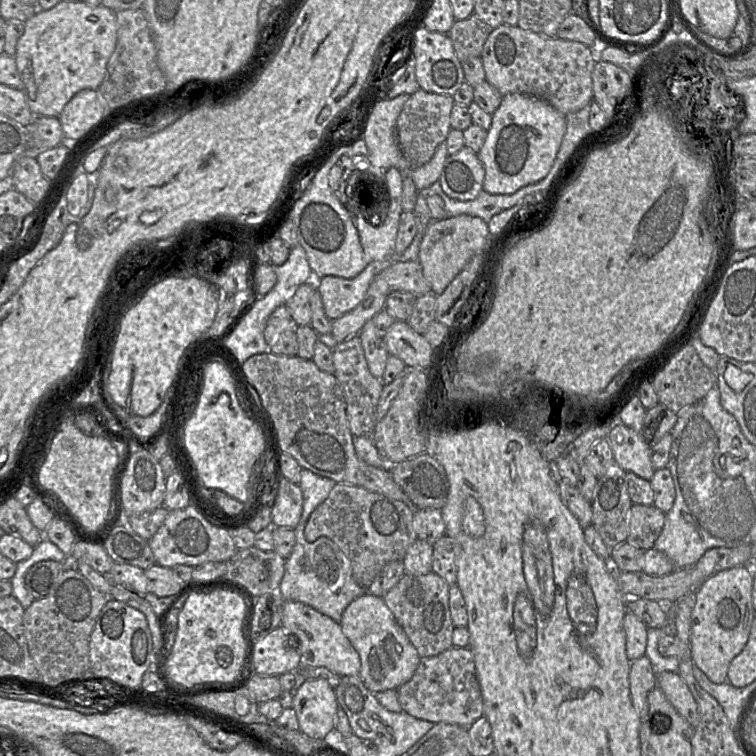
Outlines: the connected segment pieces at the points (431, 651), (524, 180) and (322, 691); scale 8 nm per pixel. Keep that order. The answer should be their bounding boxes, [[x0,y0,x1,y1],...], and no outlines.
[[383,572,455,658],[477,93,566,194],[293,679,339,739]]

